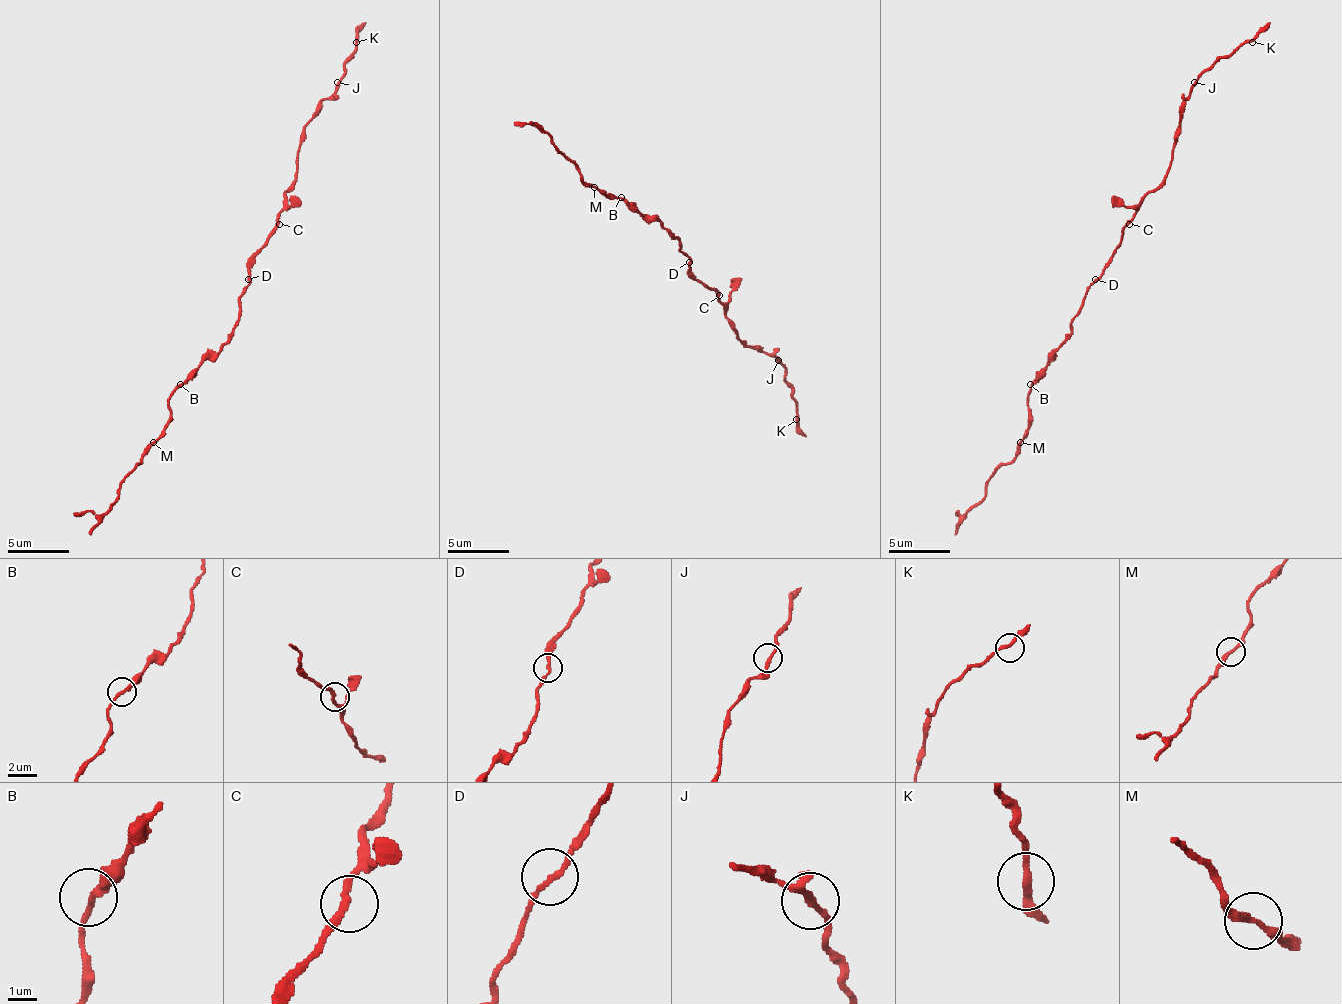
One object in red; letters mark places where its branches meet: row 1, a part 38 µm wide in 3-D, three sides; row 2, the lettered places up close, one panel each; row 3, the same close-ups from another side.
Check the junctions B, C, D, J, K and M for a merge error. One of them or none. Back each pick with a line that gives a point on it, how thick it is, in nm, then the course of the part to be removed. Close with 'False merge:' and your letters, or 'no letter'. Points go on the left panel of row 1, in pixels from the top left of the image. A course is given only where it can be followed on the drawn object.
M: at (153, 442); 260 nm thick; foreign part runs (152, 443), (122, 483), (118, 498), (103, 514), (88, 511), (72, 514)
False merge: M

